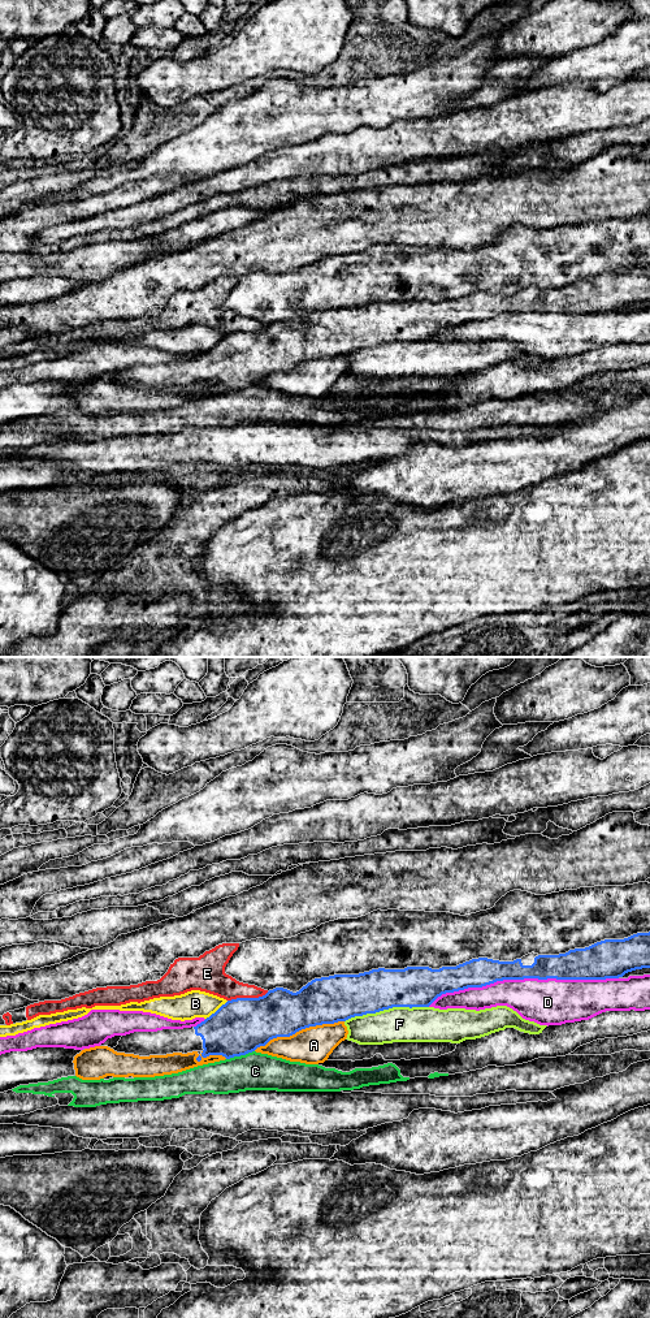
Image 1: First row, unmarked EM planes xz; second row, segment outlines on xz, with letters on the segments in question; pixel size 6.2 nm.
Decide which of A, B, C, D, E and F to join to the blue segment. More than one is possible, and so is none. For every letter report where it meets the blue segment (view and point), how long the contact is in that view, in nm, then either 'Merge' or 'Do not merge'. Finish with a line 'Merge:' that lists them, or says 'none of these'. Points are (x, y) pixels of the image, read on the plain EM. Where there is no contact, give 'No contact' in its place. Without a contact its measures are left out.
A: Touches blue at xz (298, 364). Shared border 600 nm. Do not merge
B: Touches blue at xz (217, 344). Shared border 180 nm. Do not merge
C: Touches blue at xz (239, 389). Shared border 190 nm. Do not merge
D: Touches blue at xz (523, 312). Shared border 1200 nm. Do not merge
E: Touches blue at xz (247, 332). Shared border 260 nm. Do not merge
F: Touches blue at xz (386, 342). Shared border 550 nm. Do not merge
Merge: none of these

